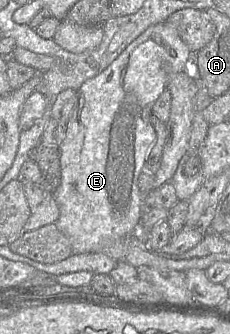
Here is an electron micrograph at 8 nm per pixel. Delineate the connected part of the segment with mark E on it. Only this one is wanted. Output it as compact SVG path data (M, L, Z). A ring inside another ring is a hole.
M166 21L148 27L134 41L132 41L120 55L100 74L85 81L77 91L77 103L65 128L65 138L59 146L61 181L53 193L59 207L59 218L55 222L59 230L69 239L72 253L104 253L116 240L120 240L140 228L143 213L142 193L138 186L138 178L145 164L148 150L155 141L156 133L150 121L151 109L160 94L167 88L168 77L171 73L185 71L193 63L193 55L183 42L177 31Z

